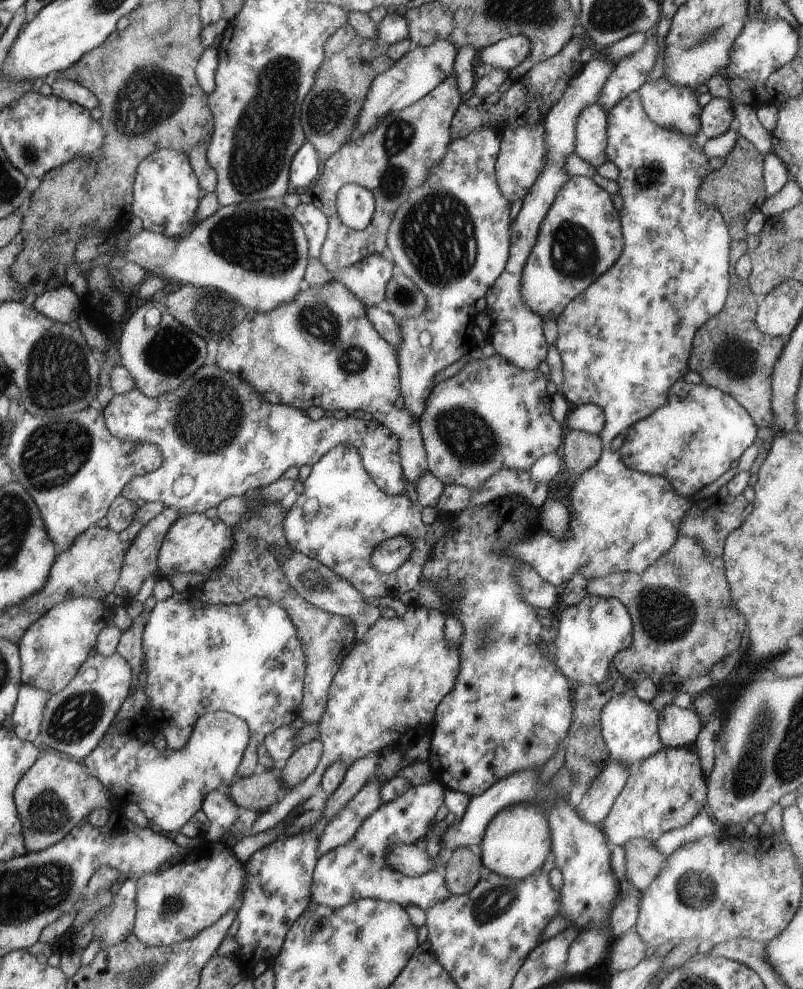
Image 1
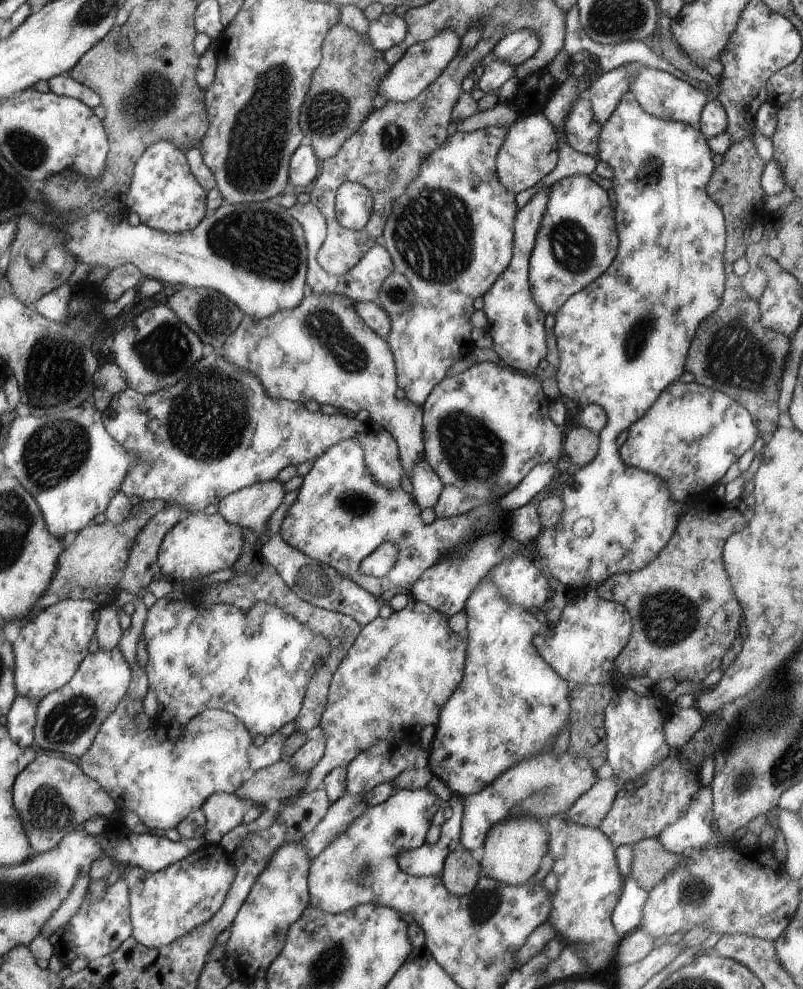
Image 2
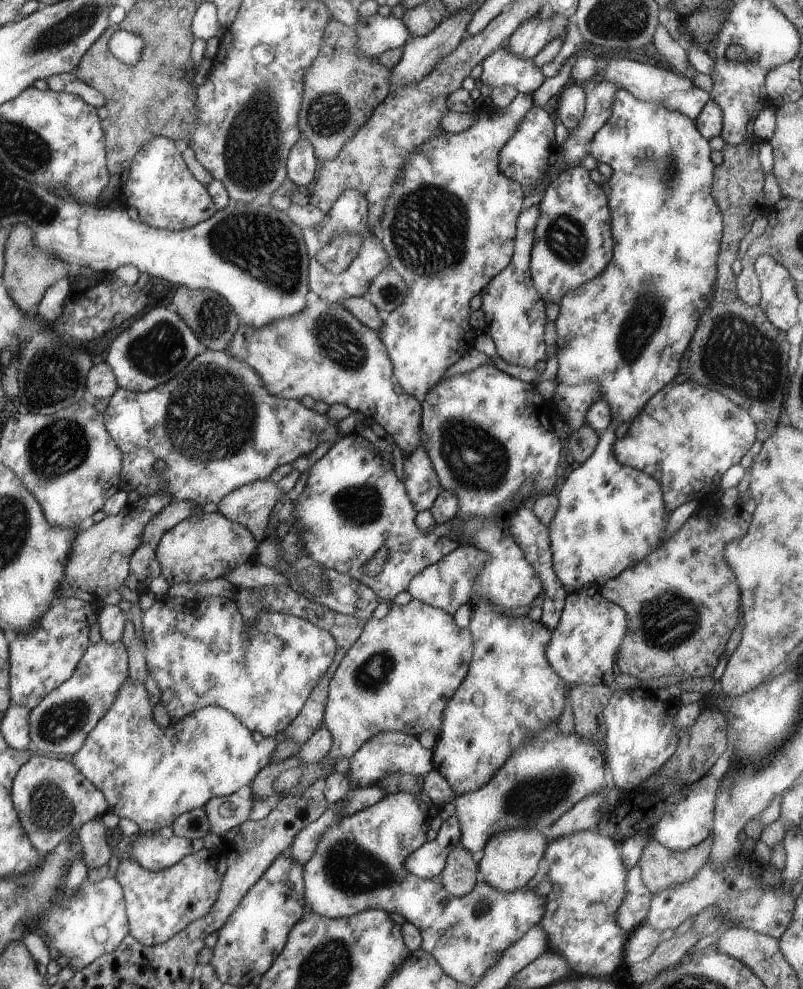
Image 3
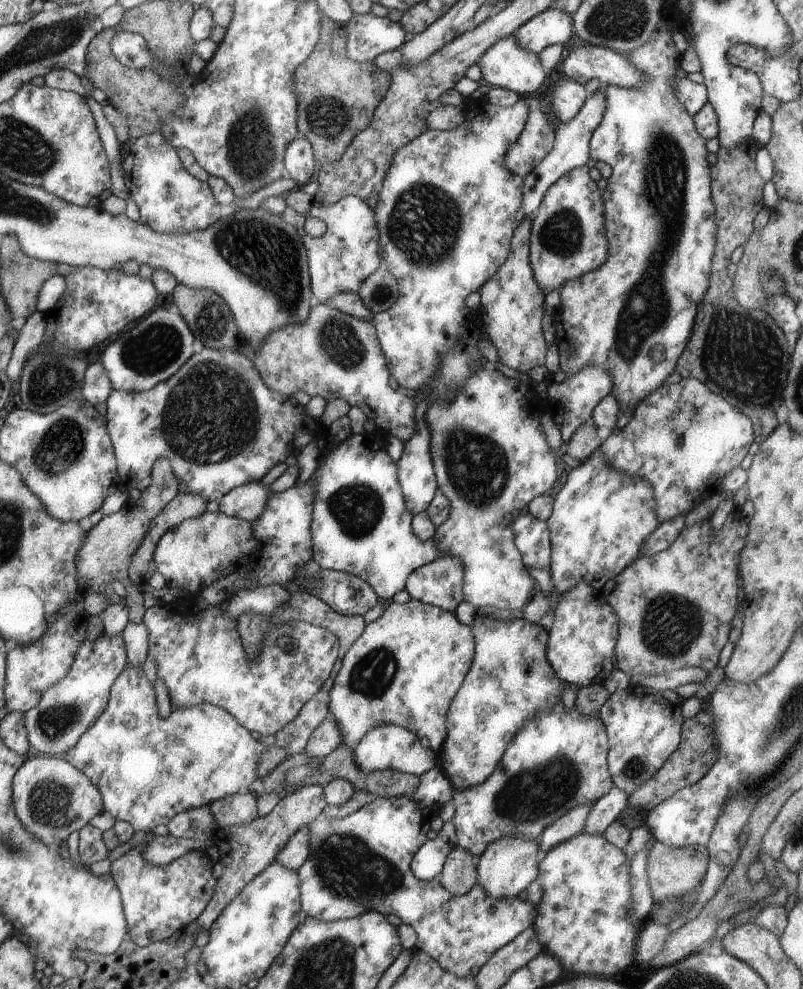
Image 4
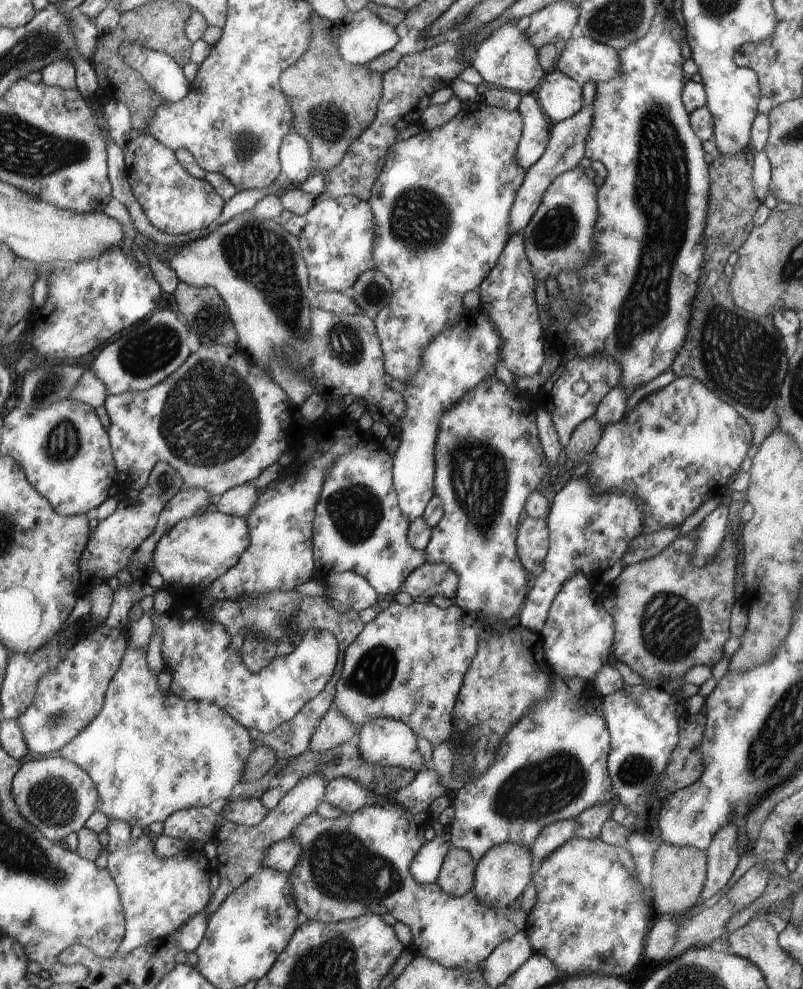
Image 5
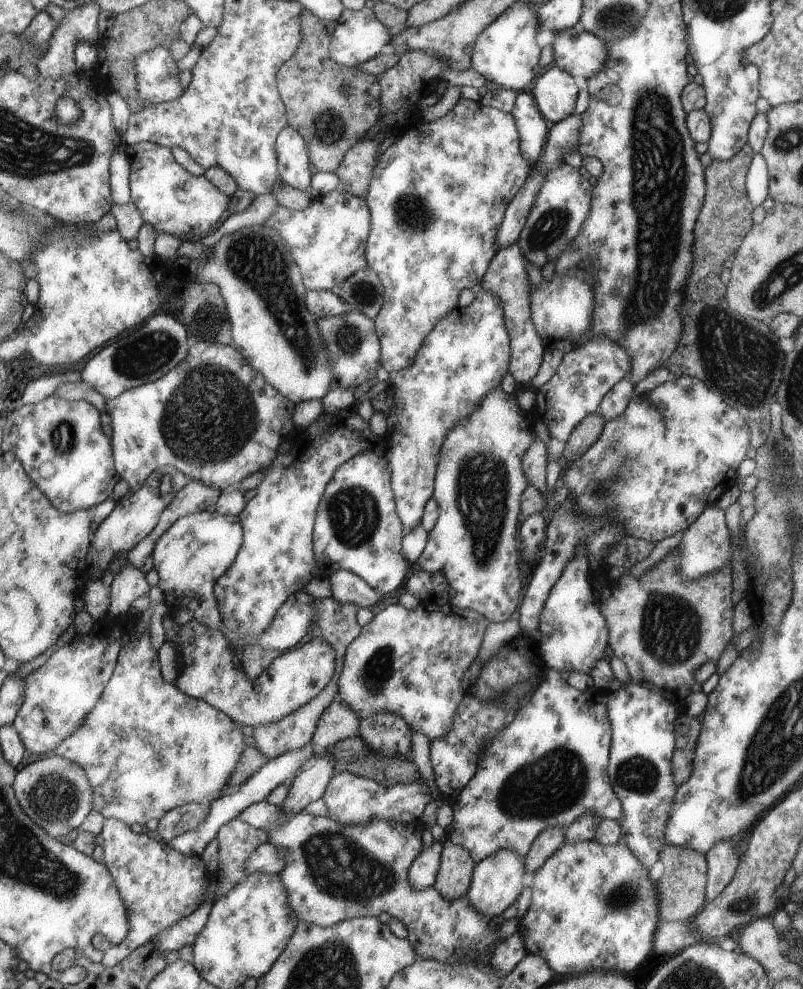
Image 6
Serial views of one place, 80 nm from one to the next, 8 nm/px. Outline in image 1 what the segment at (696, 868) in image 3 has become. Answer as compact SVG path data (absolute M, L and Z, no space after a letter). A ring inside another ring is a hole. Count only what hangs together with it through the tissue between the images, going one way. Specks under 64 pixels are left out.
M634 839L624 844L626 873L629 882L642 893L659 878L669 857L652 840Z

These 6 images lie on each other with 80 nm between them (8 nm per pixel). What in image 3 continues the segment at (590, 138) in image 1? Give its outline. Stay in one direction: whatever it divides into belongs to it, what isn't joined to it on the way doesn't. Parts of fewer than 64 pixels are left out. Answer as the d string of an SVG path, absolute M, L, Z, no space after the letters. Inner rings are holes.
M570 80L553 101L556 114L569 131L577 128L585 113L585 91L581 84Z

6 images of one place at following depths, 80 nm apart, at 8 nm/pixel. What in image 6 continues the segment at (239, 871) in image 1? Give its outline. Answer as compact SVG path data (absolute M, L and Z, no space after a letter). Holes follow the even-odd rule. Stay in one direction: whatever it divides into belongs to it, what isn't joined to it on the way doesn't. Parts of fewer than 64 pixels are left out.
M112 817L106 819L100 834L104 839L102 860L110 869L119 895L127 905L131 925L122 943L105 945L106 954L101 962L110 968L199 908L209 888L211 874L201 855L188 856L142 833L134 834L124 821Z

